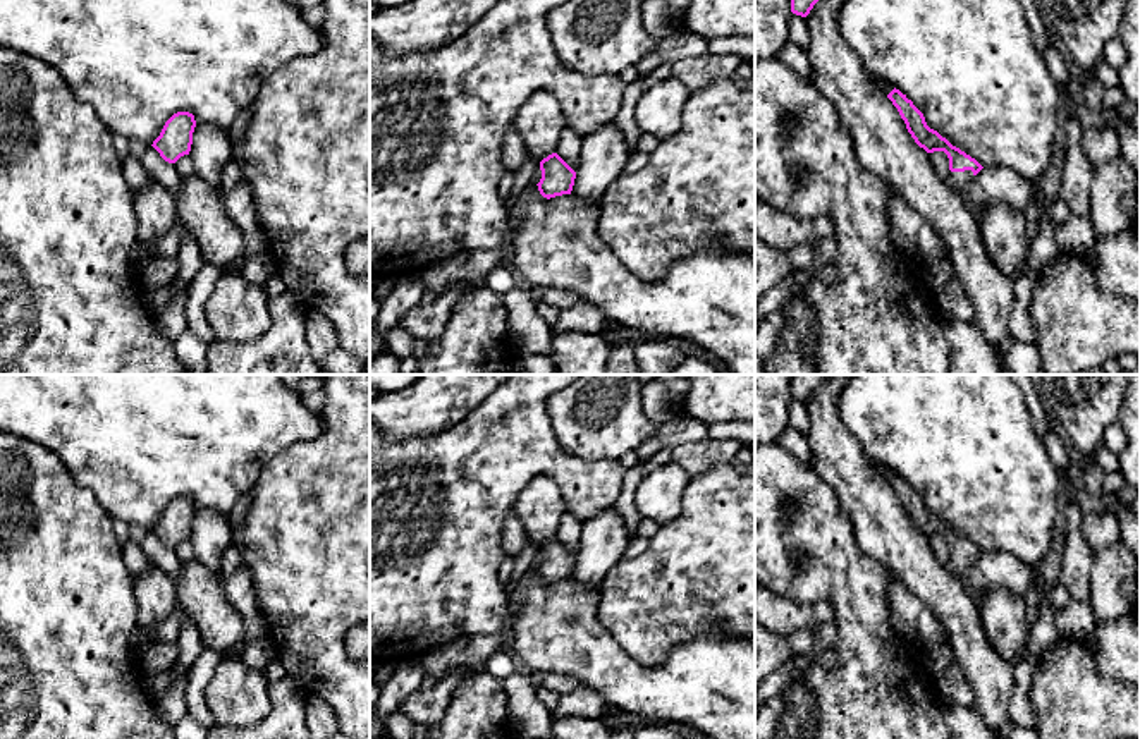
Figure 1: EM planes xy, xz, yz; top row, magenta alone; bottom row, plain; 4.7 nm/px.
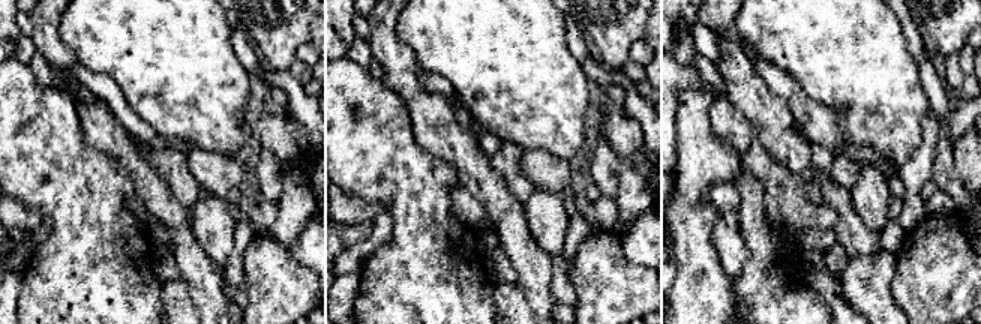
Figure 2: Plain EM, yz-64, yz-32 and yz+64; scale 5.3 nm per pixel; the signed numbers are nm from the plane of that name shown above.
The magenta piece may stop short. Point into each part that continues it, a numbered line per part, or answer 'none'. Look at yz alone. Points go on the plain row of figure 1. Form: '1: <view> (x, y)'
1: yz (958, 566)

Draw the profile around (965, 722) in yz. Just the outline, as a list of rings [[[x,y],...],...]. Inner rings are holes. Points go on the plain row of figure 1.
[[[937,691],[935,699],[942,708],[953,739],[996,739],[994,732],[975,706],[947,703]]]

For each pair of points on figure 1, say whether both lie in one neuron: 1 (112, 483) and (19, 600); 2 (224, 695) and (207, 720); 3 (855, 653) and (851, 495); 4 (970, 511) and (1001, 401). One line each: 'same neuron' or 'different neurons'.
1: different neurons
2: different neurons
3: different neurons
4: same neuron

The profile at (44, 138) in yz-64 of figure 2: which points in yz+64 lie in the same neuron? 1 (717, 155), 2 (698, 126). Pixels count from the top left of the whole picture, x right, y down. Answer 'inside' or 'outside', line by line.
1: outside
2: outside

